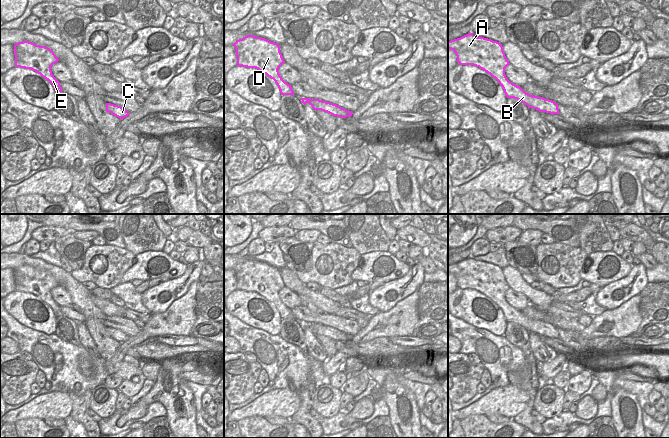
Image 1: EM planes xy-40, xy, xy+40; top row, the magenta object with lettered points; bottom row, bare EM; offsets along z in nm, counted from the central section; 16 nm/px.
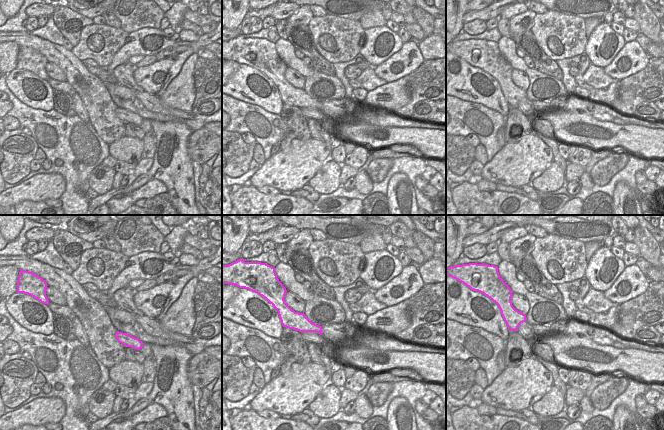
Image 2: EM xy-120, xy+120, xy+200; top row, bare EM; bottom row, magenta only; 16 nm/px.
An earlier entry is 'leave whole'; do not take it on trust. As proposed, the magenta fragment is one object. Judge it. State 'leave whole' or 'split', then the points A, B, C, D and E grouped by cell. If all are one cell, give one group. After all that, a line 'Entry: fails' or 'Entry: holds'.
leave whole | A B C D E
Entry: holds

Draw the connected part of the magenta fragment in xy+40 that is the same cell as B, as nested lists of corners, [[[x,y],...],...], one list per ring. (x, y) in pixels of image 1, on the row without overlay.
[[[468,257],[448,265],[448,273],[455,276],[458,288],[479,291],[495,302],[502,310],[507,322],[517,323],[539,336],[559,338],[556,326],[530,319],[507,303],[505,292],[510,287],[505,280],[502,268],[499,266]]]

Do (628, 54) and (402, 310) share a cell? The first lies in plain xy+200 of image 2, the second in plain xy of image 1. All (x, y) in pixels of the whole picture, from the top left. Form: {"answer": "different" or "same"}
{"answer": "different"}

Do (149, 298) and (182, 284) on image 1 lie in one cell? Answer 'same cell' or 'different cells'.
same cell

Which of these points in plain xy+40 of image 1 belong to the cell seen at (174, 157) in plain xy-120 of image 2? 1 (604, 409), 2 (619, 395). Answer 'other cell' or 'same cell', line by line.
1: other cell
2: same cell

